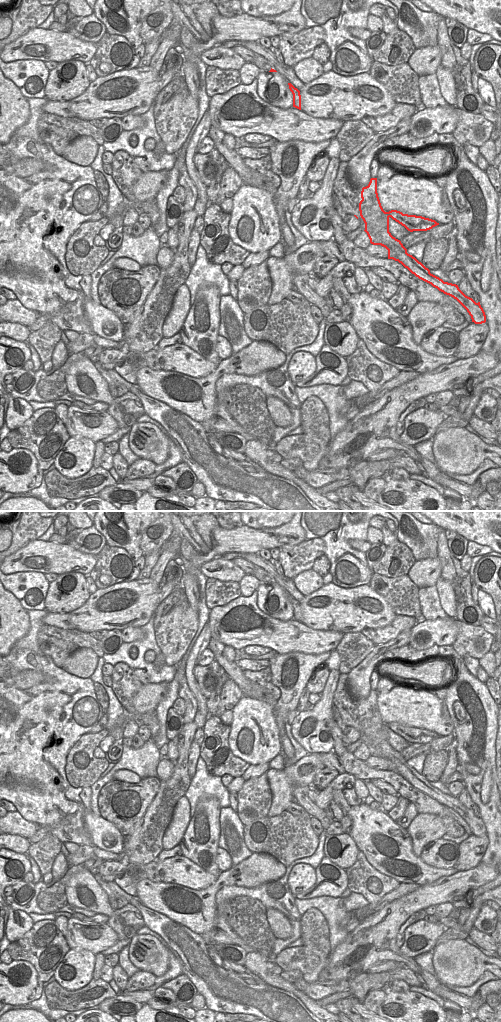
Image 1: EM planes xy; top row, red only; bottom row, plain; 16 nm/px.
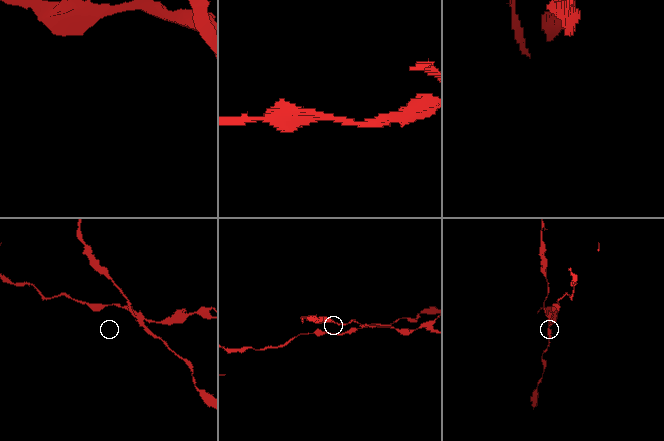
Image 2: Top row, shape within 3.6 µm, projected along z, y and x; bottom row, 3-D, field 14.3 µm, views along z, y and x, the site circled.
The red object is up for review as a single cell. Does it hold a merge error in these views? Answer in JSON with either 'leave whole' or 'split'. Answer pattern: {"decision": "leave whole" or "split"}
{"decision": "split"}

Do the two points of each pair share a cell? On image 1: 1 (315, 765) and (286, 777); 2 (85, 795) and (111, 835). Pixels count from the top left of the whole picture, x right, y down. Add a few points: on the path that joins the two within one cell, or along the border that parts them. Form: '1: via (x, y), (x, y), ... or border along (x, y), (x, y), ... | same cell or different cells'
1: via (308, 766), (300, 774), (293, 776) | same cell
2: via (87, 805), (89, 814), (101, 826) | same cell

